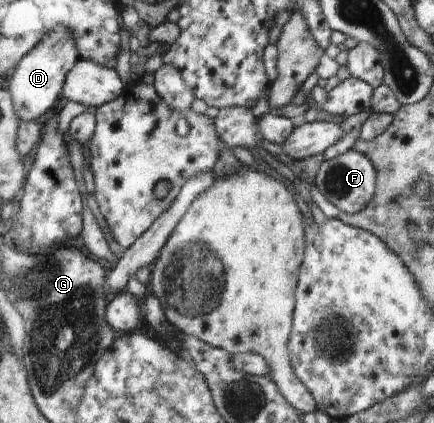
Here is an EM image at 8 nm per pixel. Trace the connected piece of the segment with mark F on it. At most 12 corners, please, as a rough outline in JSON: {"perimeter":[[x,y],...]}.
{"perimeter":[[353,148],[324,160],[313,182],[340,211],[373,198],[376,170]]}

